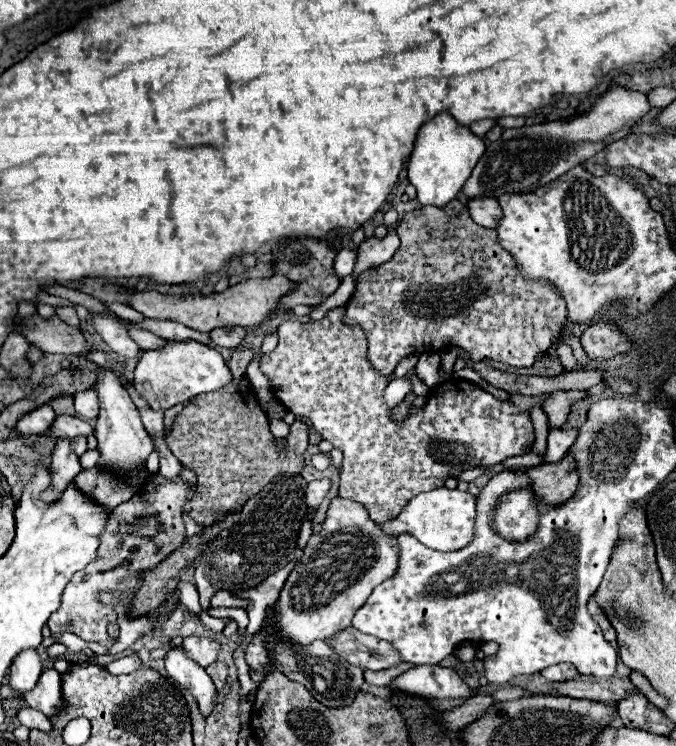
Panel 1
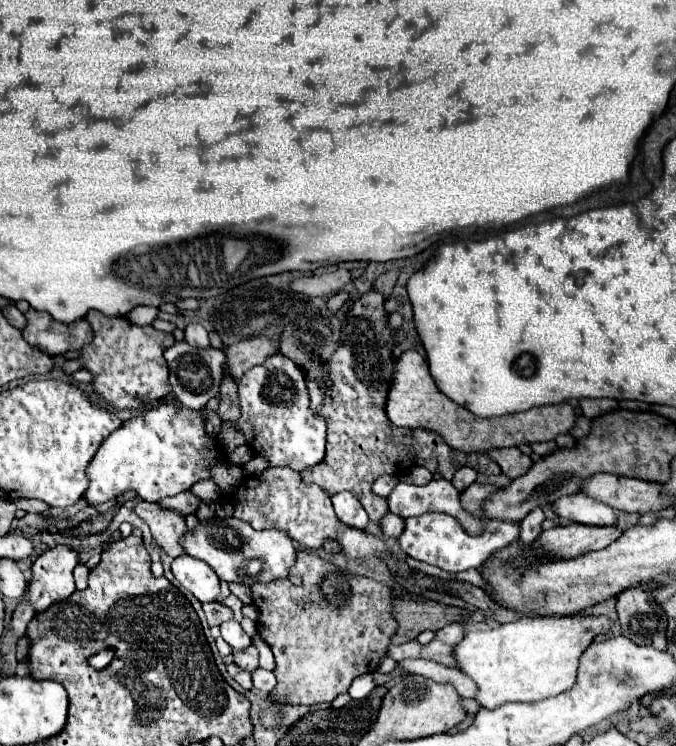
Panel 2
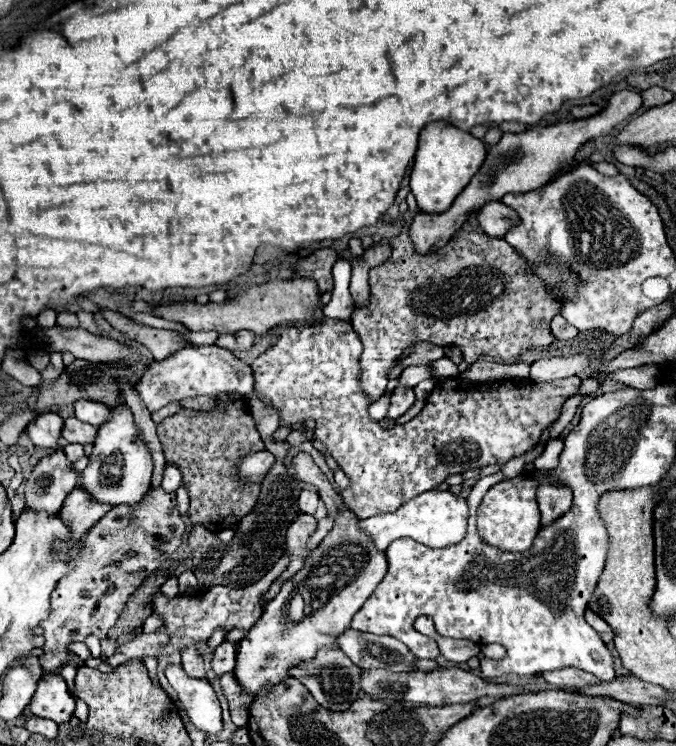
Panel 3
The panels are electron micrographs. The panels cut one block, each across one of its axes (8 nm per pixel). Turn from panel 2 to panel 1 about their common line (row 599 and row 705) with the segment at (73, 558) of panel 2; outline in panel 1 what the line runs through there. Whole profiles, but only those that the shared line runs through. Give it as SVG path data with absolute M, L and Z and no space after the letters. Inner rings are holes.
M54 668L44 670L36 688L32 692L24 694L24 702L26 702L26 706L40 710L46 716L56 716L64 708L60 674Z

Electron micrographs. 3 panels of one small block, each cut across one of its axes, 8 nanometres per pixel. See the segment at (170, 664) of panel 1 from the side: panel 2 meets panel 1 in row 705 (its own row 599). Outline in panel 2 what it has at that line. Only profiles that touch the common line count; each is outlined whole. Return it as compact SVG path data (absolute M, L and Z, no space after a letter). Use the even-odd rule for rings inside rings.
M188 554L180 556L180 558L176 558L172 562L172 574L202 604L214 602L218 598L218 594L220 594L220 580L212 572L212 568L208 568L208 564L196 560L196 558L188 556Z

